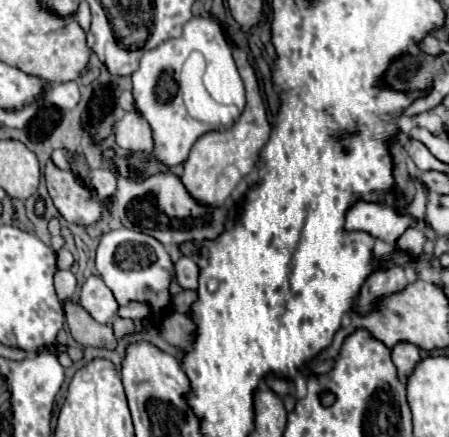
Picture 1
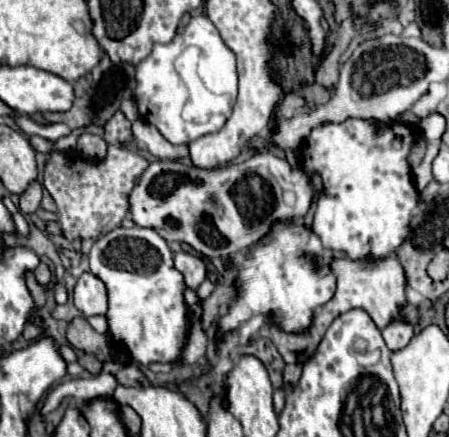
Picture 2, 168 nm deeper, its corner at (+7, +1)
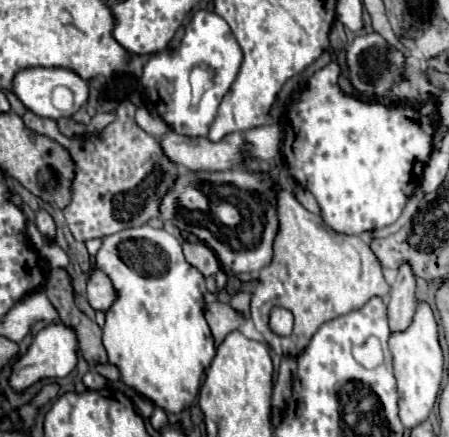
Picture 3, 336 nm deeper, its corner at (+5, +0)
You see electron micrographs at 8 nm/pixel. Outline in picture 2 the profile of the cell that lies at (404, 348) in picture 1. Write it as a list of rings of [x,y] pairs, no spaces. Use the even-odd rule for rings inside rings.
[[[389,323],[389,327],[385,327],[385,331],[381,333],[383,333],[387,347],[391,351],[397,351],[397,349],[403,349],[411,341],[413,325],[411,323]]]

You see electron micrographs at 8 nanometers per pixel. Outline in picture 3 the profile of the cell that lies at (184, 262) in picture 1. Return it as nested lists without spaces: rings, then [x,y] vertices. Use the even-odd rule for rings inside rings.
[[[185,242],[183,244],[183,254],[185,254],[185,260],[195,266],[205,278],[207,276],[213,276],[221,266],[219,266],[219,260],[215,260],[217,256],[211,252],[211,248],[207,248],[203,242]],[[215,262],[217,262],[217,268],[215,268]]]

